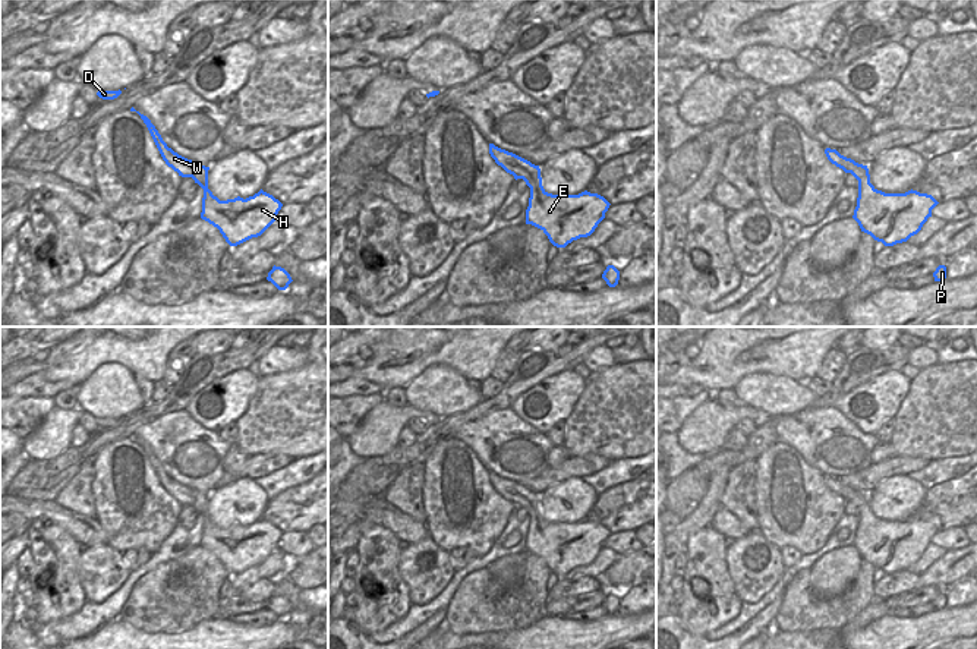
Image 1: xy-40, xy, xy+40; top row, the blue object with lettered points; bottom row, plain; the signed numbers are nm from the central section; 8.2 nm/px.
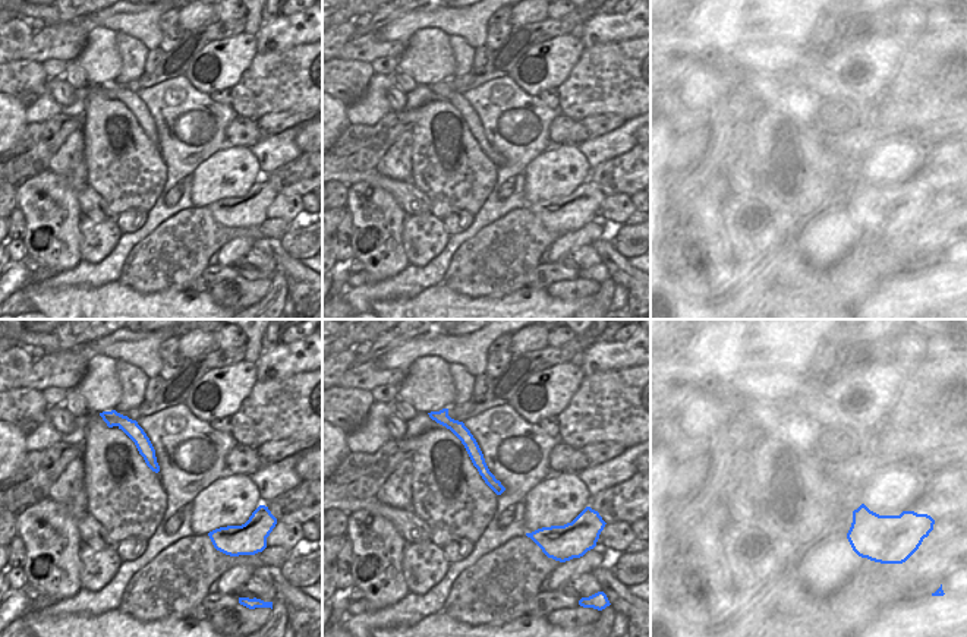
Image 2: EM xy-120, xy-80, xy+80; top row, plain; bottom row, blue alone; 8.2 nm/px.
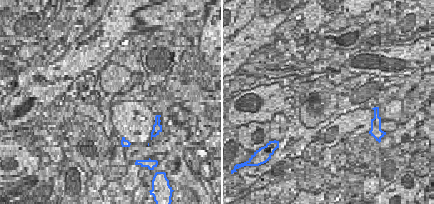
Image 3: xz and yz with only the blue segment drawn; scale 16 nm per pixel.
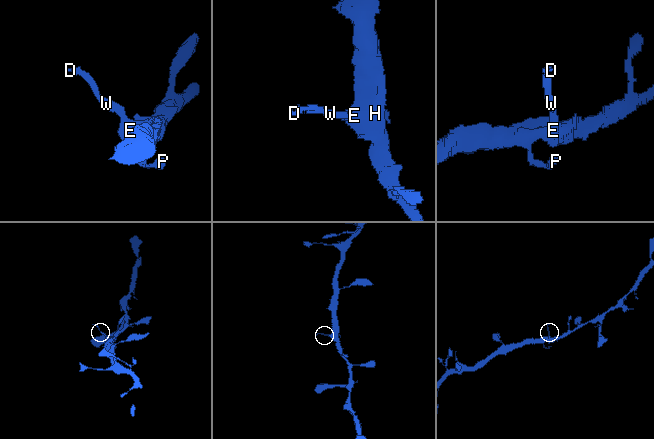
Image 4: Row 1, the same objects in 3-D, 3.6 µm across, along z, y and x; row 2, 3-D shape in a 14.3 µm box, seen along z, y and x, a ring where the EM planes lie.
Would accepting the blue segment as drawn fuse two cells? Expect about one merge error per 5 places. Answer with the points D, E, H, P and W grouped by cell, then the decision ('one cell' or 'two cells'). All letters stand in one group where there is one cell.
D E H P W | one cell

